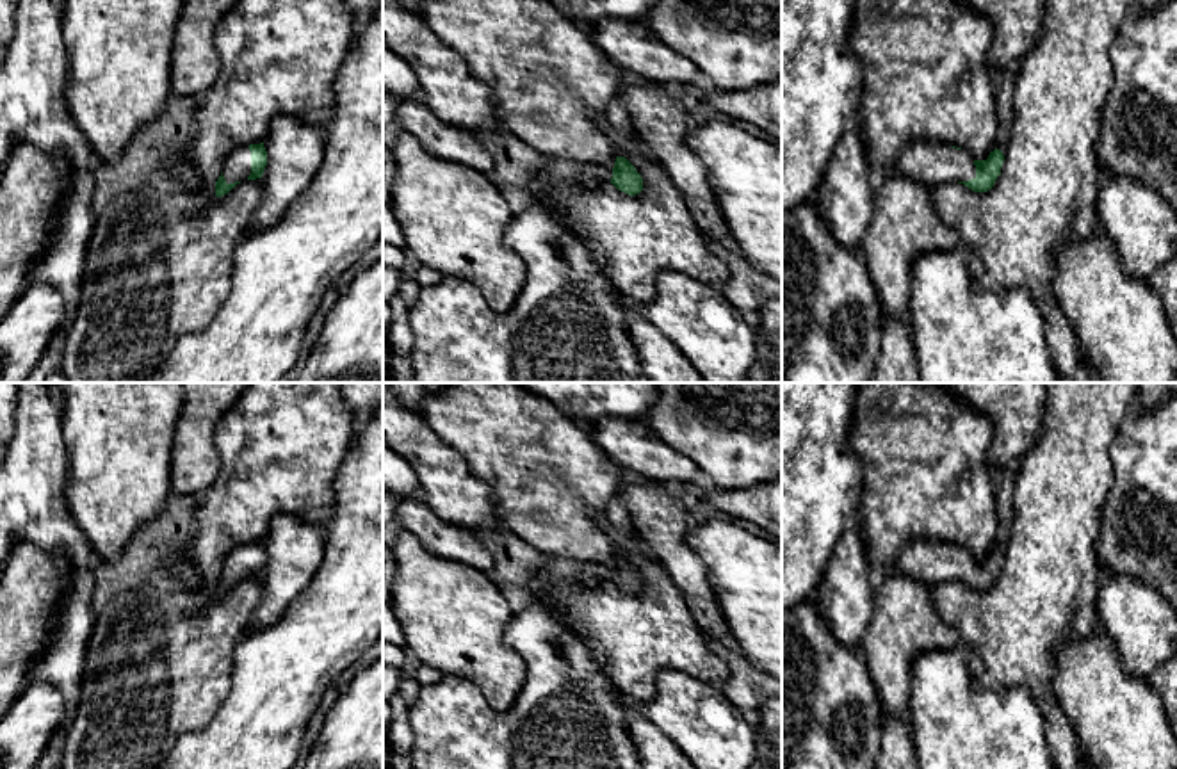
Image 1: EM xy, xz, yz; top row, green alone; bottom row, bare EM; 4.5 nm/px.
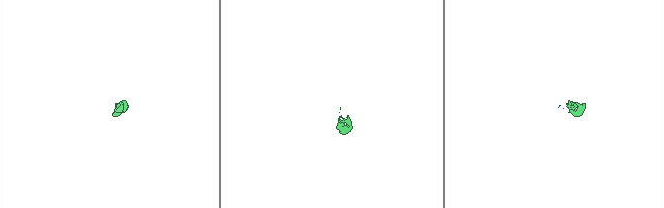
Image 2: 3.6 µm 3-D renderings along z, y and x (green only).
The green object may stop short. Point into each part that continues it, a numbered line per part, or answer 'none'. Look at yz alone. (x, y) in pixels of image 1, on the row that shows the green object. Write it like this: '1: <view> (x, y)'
1: yz (923, 161)

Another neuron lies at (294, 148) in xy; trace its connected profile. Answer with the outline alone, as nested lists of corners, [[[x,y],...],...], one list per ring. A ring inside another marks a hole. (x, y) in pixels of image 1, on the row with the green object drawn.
[[[296,116],[272,119],[264,141],[267,166],[262,174],[262,199],[251,219],[251,231],[274,226],[290,203],[319,173],[326,126],[312,126]]]

